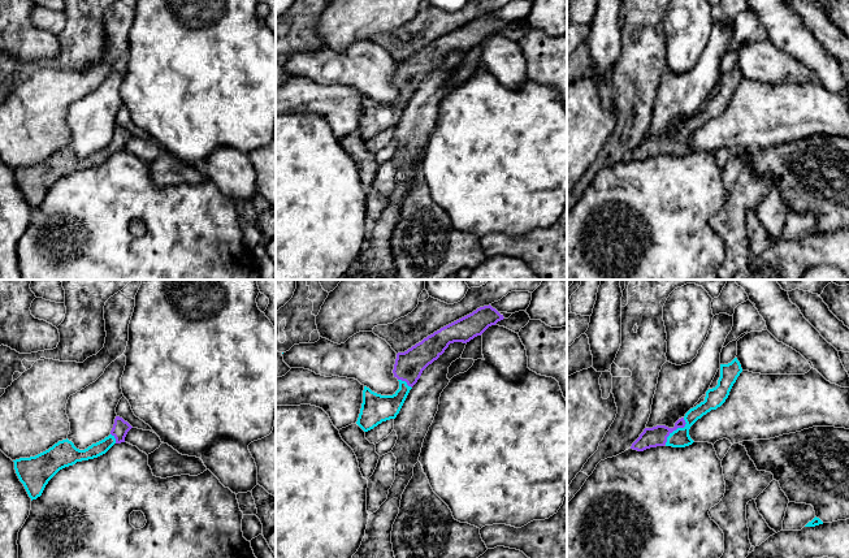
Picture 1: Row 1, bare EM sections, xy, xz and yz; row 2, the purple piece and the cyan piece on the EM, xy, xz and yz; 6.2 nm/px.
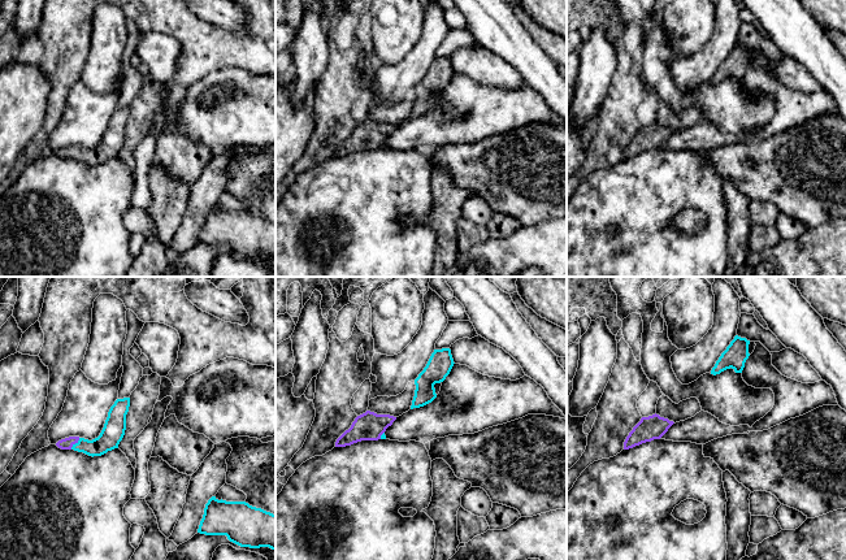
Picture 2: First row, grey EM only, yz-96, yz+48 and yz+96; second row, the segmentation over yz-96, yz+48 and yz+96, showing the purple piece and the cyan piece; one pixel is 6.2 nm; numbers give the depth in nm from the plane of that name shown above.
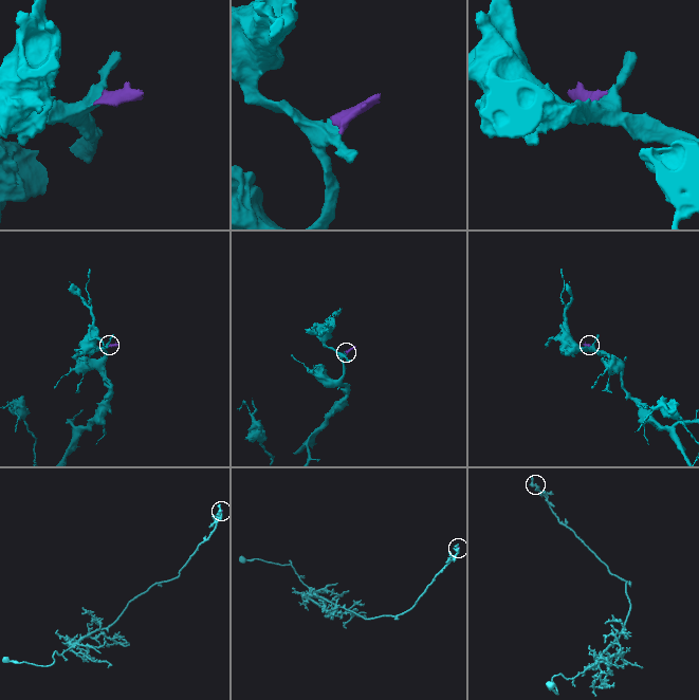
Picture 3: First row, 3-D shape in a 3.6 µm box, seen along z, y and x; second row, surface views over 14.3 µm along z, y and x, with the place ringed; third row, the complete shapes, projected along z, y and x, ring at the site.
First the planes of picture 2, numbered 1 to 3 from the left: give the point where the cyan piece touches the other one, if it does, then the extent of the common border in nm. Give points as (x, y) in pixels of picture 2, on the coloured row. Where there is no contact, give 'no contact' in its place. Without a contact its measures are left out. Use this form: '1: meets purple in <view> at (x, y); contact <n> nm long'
1: meets purple in yz-96 at (76, 442); contact 90 nm long
2: meets purple in yz+48 at (381, 434); contact 50 nm long
3: no contact

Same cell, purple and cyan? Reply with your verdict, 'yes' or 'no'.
yes

